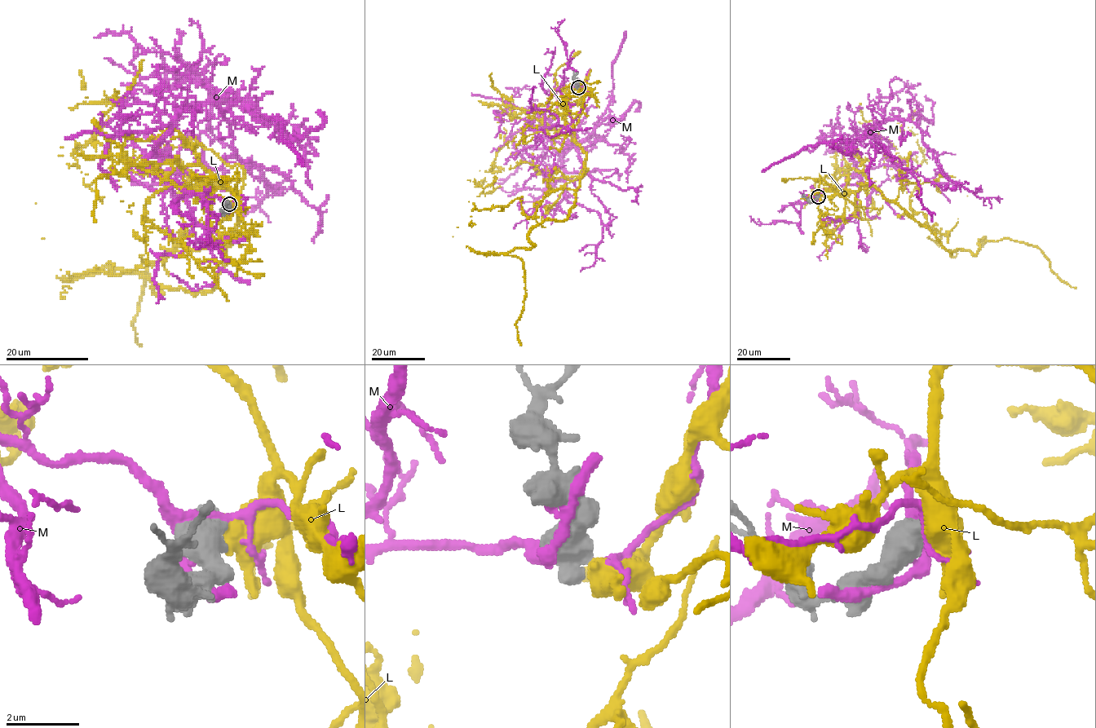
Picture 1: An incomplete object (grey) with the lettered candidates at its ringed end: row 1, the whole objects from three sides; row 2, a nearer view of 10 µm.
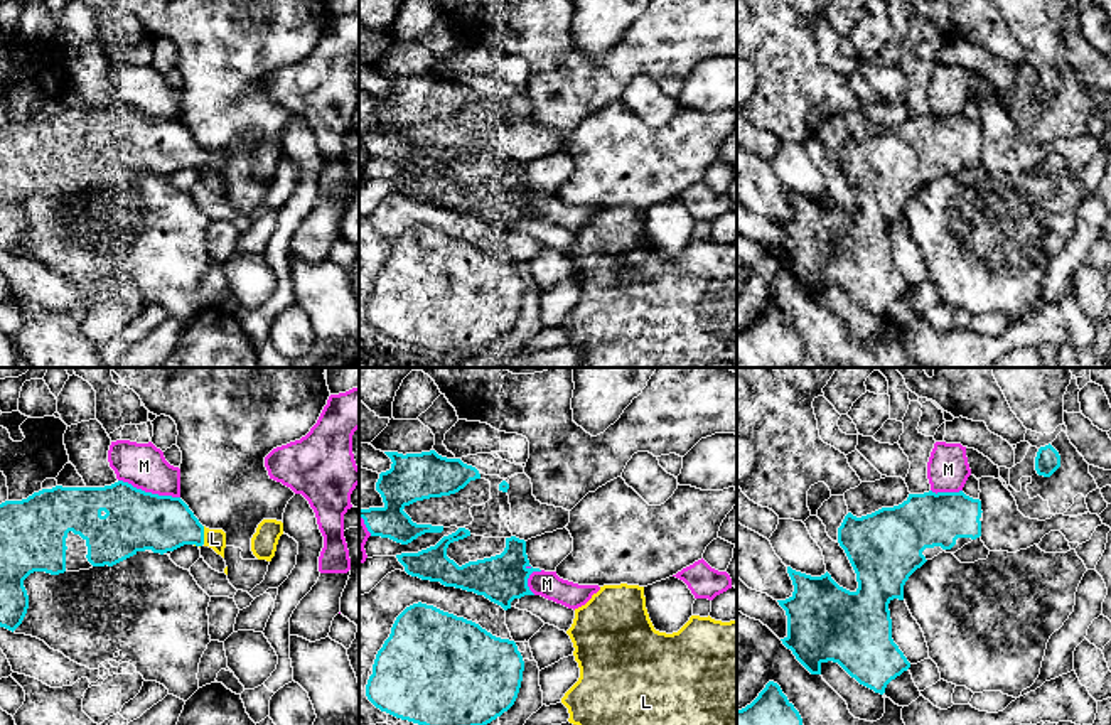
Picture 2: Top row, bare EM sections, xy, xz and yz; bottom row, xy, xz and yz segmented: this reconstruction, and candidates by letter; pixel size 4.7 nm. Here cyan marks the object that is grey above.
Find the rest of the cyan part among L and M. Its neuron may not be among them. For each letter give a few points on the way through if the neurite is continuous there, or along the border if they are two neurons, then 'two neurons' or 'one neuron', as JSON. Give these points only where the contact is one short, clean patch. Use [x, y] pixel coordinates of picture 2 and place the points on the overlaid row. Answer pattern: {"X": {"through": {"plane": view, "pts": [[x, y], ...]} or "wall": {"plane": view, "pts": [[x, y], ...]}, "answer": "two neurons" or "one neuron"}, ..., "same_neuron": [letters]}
{"L": {"through": {"plane": "xy", "pts": [[161, 523], [203, 535], [214, 538]]}, "answer": "one neuron"}, "M": {"answer": "two neurons"}, "same_neuron": ["L"]}

